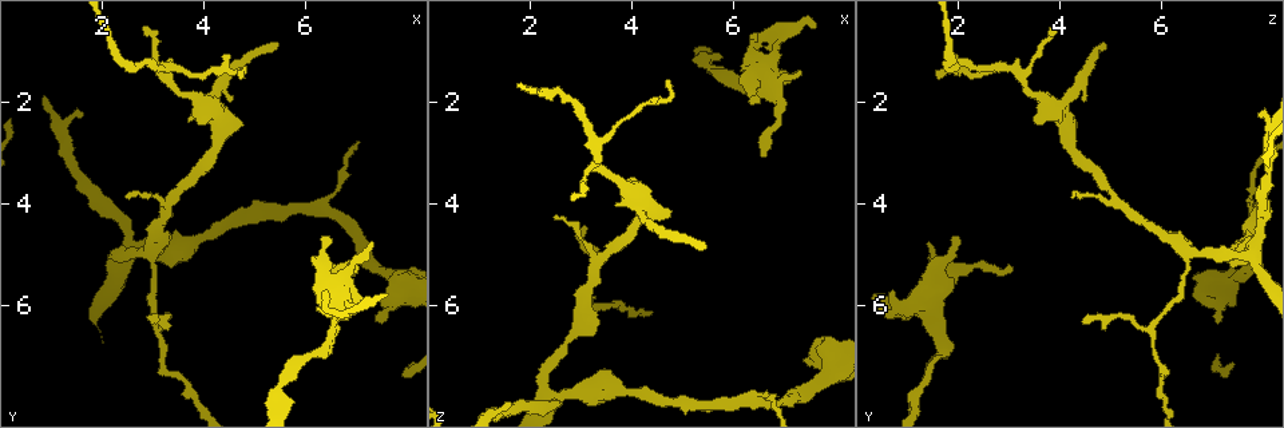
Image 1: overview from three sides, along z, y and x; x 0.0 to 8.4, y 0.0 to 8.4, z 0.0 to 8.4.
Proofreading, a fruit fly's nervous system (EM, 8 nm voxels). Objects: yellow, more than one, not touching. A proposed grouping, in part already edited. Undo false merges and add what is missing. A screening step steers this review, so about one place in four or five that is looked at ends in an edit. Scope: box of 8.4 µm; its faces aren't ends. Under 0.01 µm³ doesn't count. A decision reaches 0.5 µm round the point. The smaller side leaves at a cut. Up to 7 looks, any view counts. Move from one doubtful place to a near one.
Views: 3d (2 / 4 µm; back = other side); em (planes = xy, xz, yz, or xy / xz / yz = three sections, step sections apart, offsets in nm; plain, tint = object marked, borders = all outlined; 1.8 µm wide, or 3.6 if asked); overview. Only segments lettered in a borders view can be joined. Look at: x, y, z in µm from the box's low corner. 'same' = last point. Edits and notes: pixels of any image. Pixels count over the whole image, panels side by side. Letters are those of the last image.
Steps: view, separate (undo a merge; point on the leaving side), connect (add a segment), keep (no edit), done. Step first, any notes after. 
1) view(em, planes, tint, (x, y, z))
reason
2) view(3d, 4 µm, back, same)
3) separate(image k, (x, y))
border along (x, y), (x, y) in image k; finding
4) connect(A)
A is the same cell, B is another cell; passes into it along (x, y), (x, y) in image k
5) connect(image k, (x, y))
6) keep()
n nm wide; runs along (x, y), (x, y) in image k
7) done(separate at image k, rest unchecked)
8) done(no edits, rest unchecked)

view(3d, 4 µm, (5.40, 0.90, 4.90))
branch stops here

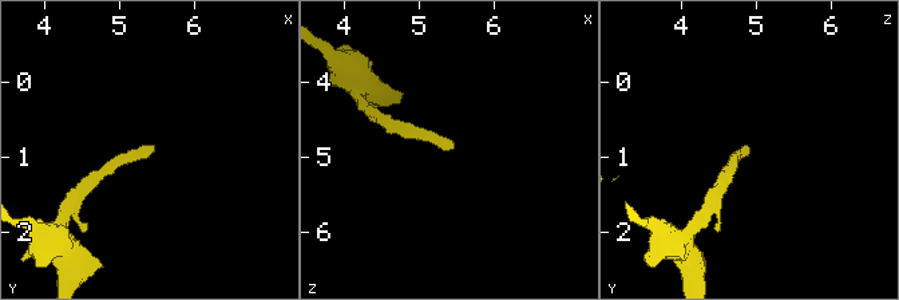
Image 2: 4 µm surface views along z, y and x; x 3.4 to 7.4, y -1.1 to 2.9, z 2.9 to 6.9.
view(em, xy, step 8, borders, (5.45, 0.80, 4.85))
shape alone is not enough

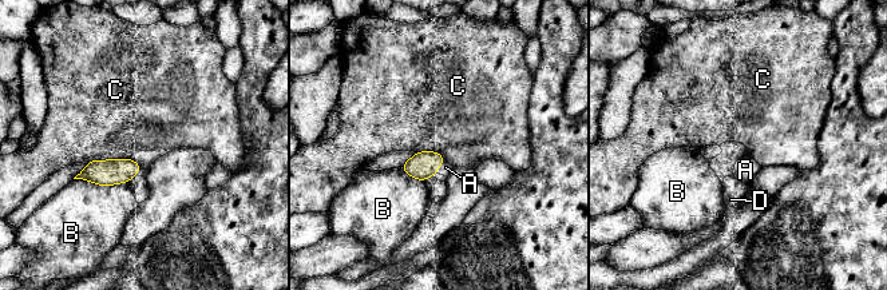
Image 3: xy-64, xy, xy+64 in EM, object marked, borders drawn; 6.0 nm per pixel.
connect(A)
120 nm wide; A is the same cell, B, C and D are other cells; the neuron continues

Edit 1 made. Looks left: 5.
view(3d, 2 µm, (7.30, 4.80, 1.40))
tapers out

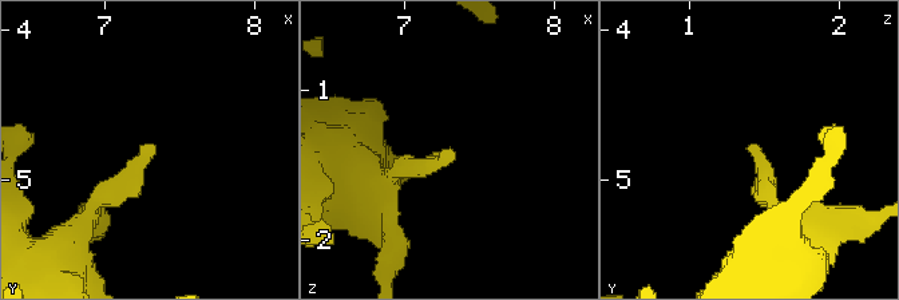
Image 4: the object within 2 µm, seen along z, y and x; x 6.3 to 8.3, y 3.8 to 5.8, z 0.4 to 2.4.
view(em, yz, step 4, borders, (7.30, 4.80, 1.42))
shape alone is not enough

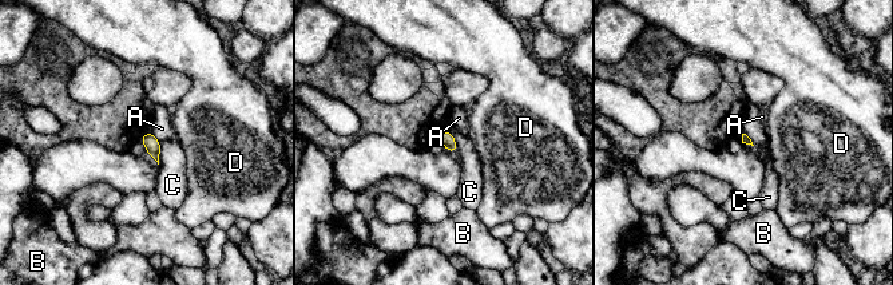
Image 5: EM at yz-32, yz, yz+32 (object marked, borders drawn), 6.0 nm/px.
view(em, planes, borders, same)

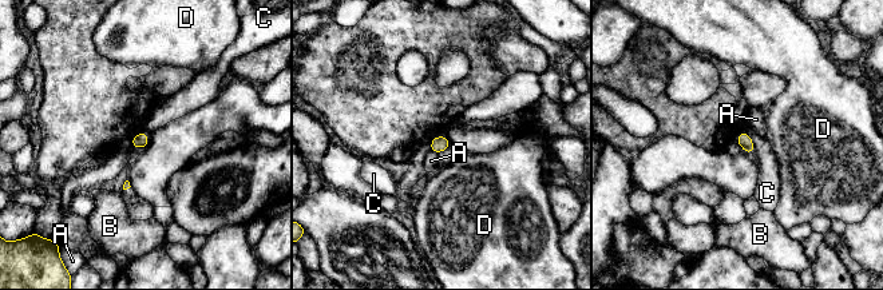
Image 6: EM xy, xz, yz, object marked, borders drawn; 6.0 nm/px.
keep()
A, B, C and D are other cells; none of them fits

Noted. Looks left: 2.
view(3d, 4 µm, (6.65, 6.15, 0.55))
thin end

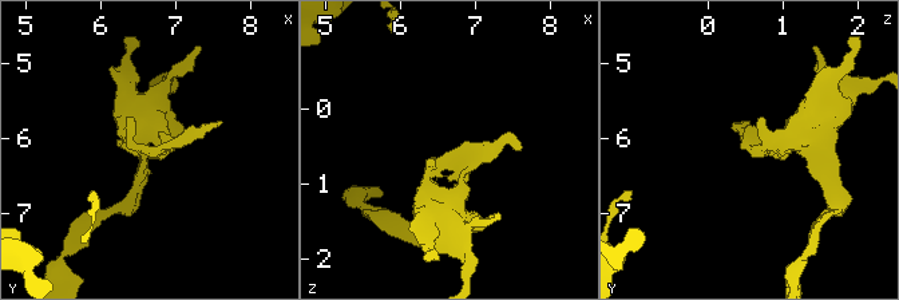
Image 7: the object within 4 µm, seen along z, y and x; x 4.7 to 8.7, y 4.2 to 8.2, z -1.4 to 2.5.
view(em, 3.6 µm, planes, borders, (6.65, 6.20, 0.55))

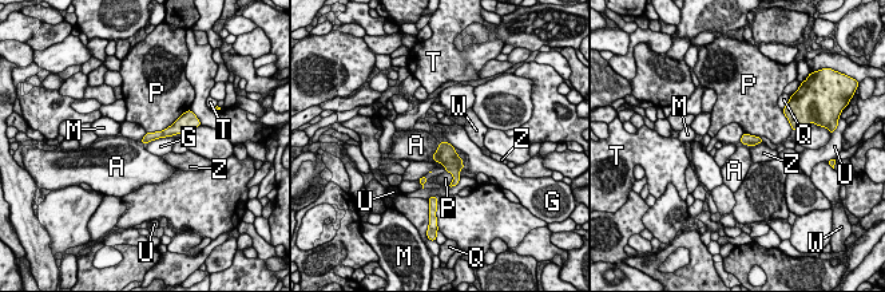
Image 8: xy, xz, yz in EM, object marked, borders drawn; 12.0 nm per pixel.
keep()
A, G, M, P, Q, T, U, W and Z are other cells; border along (440, 143), (431, 157) in image 8; none of them fits

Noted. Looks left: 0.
done(connect at image 3, rest unchecked)

